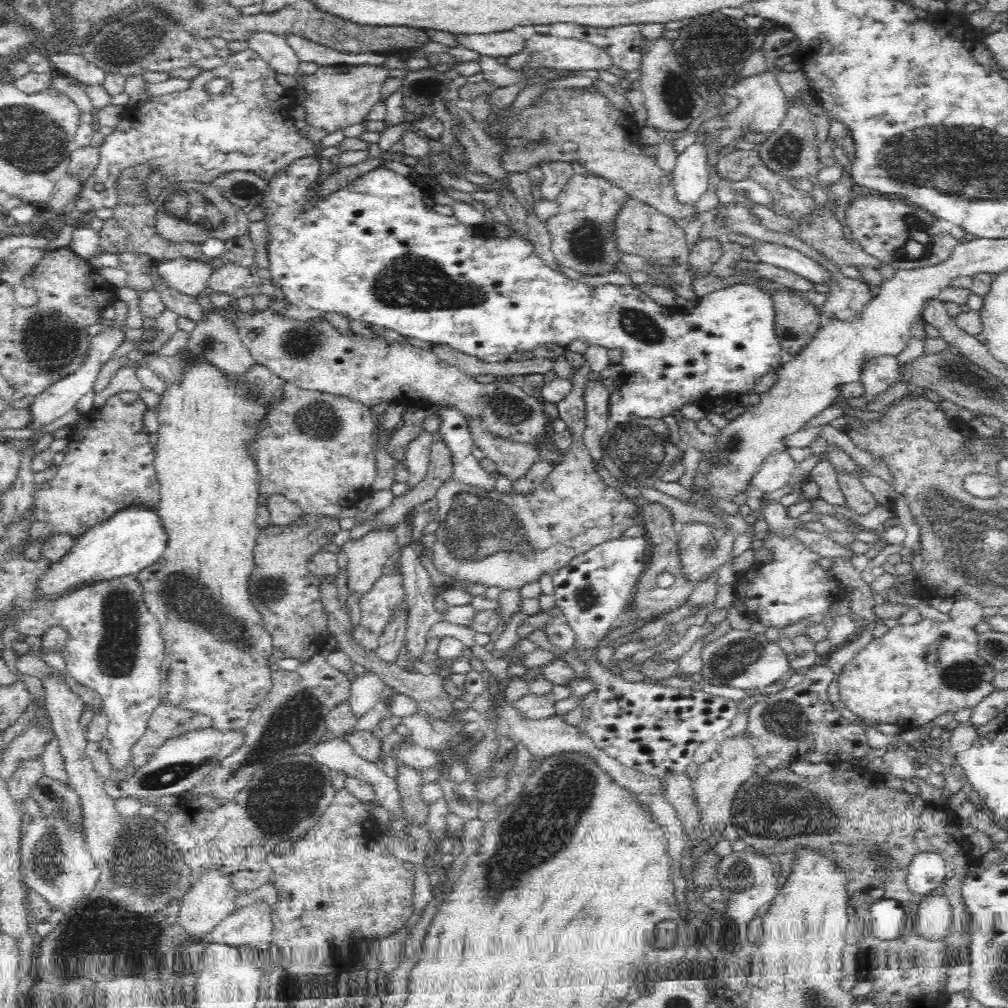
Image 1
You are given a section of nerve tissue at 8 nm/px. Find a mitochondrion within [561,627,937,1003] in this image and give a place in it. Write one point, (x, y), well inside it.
(773, 808)

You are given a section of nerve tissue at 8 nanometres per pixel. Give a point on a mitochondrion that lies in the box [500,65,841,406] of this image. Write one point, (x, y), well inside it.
(586, 241)

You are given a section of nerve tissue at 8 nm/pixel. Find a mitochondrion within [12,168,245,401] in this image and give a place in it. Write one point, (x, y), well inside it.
(50, 342)

